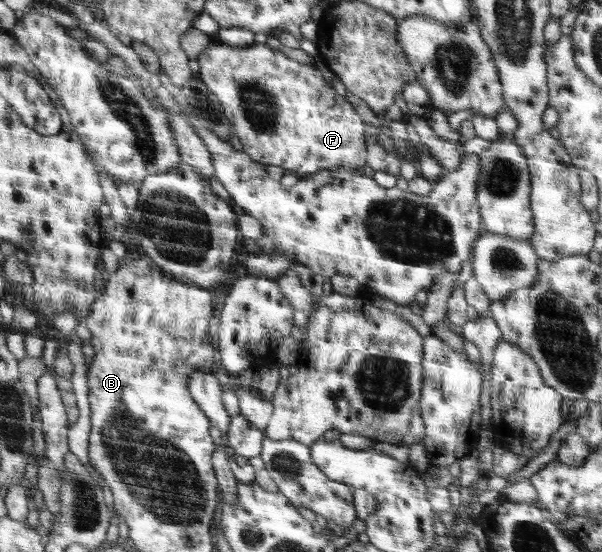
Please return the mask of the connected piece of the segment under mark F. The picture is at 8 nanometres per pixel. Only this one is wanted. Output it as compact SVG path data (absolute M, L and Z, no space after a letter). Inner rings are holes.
M215 42L203 50L195 61L198 76L221 103L222 111L234 126L234 135L243 145L243 152L253 161L281 167L285 172L295 172L300 179L333 168L354 172L364 167L367 144L361 117L349 101L335 93L314 64L290 59L283 51L273 49L267 43L235 47Z

